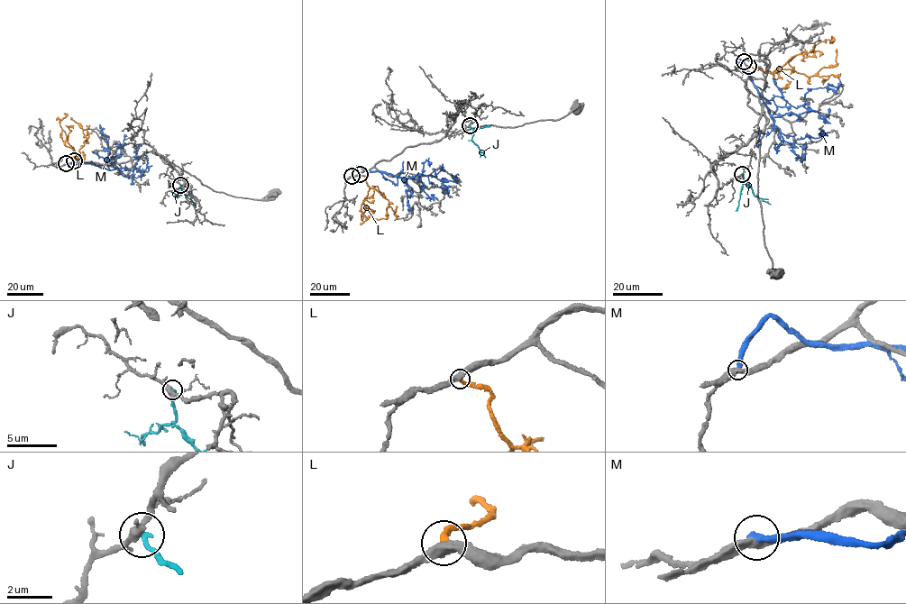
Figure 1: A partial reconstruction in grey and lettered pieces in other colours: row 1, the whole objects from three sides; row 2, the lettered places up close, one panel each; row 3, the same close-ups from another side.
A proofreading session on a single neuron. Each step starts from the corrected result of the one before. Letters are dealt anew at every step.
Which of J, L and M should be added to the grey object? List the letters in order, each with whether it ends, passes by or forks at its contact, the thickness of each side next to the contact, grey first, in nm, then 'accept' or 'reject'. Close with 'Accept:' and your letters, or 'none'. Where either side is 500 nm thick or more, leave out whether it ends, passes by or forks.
J: it ends; calibres 360 and 200 nm; reject
L: it ends; calibres 400 and 280 nm; accept
M: it ends; calibres 320 and 360 nm; reject
Accept: L

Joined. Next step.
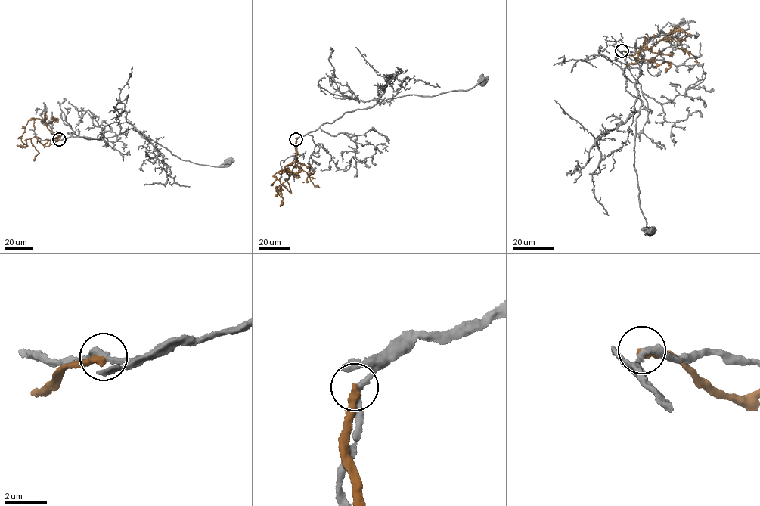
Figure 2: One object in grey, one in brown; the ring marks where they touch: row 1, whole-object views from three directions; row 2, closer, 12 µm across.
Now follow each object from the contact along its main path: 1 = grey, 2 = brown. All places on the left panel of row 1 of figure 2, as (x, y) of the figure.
1: (59, 139), (78, 136), (107, 138), (133, 128), (183, 159), (221, 166), (228, 162)
2: (59, 139), (47, 146), (35, 138), (26, 140), (26, 147), (16, 145)

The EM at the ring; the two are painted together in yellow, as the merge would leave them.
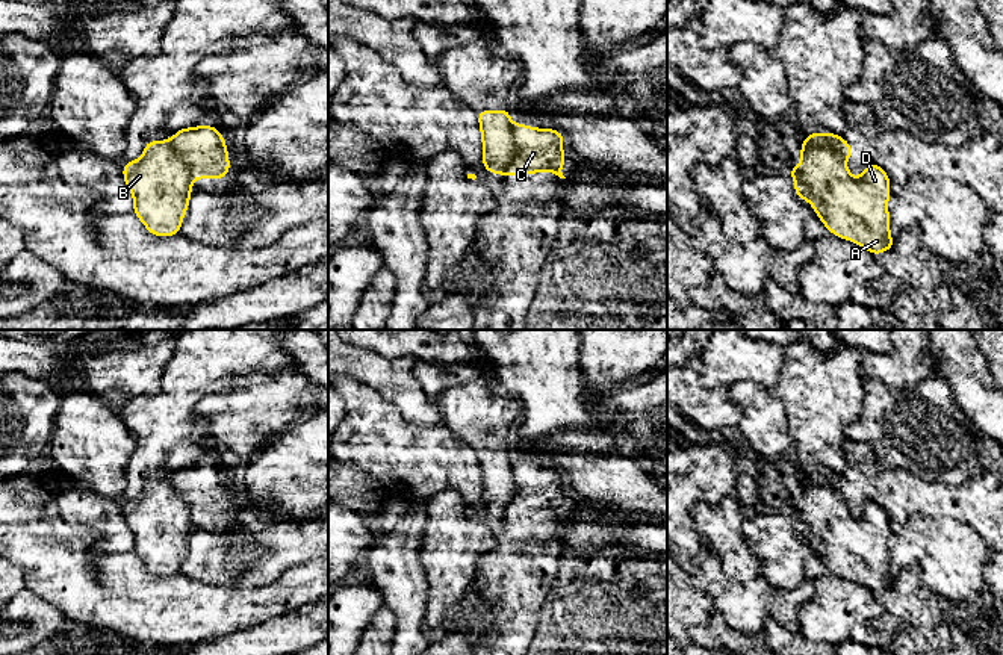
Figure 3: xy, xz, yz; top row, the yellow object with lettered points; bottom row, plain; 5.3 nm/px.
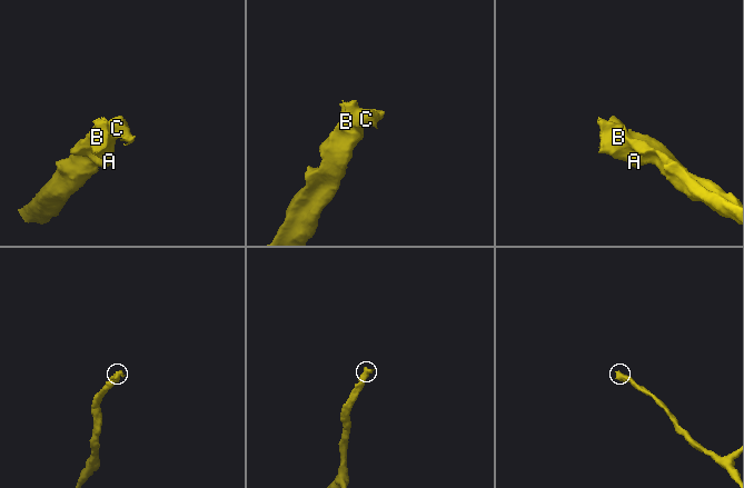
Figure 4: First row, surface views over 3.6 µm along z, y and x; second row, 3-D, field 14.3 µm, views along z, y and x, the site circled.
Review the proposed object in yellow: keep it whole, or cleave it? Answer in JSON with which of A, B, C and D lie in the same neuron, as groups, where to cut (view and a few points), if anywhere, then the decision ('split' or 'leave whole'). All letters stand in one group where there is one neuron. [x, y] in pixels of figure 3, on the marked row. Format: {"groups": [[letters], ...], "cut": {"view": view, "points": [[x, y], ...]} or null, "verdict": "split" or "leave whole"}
{"groups": [["A", "B", "D"], ["C"]], "cut": {"view": "xz", "points": [[515, 124], [516, 155], [503, 173]]}, "verdict": "split"}

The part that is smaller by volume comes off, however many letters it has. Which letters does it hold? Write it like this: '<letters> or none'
C

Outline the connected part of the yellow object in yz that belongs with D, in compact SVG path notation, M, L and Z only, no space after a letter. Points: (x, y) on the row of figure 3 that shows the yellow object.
M829 147L800 150L800 165L790 169L796 180L794 194L812 204L824 227L835 236L852 241L867 248L873 256L894 248L896 242L890 234L890 212L887 201L891 197L890 175L879 165L865 163L861 178L855 178L838 151Z

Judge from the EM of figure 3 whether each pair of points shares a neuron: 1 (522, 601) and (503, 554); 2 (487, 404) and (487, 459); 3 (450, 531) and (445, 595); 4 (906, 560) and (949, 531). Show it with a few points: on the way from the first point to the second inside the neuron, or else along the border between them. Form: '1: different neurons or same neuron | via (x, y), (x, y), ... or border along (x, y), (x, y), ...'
1: same neuron | via (518, 589), (507, 577), (507, 566)
2: same neuron | via (484, 418), (483, 433), (490, 445)
3: same neuron | via (450, 546), (448, 580)
4: same neuron | via (917, 549), (922, 545), (935, 545), (938, 542)

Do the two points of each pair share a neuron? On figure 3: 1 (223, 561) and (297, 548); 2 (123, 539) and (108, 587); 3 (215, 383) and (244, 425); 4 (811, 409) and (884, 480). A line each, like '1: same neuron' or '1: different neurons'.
1: same neuron
2: different neurons
3: different neurons
4: different neurons

